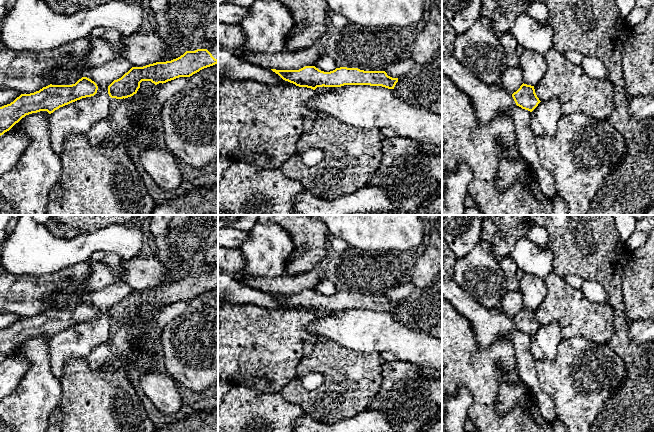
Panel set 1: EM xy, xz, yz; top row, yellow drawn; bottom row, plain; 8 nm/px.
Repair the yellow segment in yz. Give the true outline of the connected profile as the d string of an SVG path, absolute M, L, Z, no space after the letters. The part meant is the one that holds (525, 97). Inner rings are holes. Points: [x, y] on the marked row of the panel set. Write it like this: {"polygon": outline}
{"polygon": "M507 67L500 77L503 88L512 94L517 106L532 112L541 102L534 86L523 83L520 67Z"}

